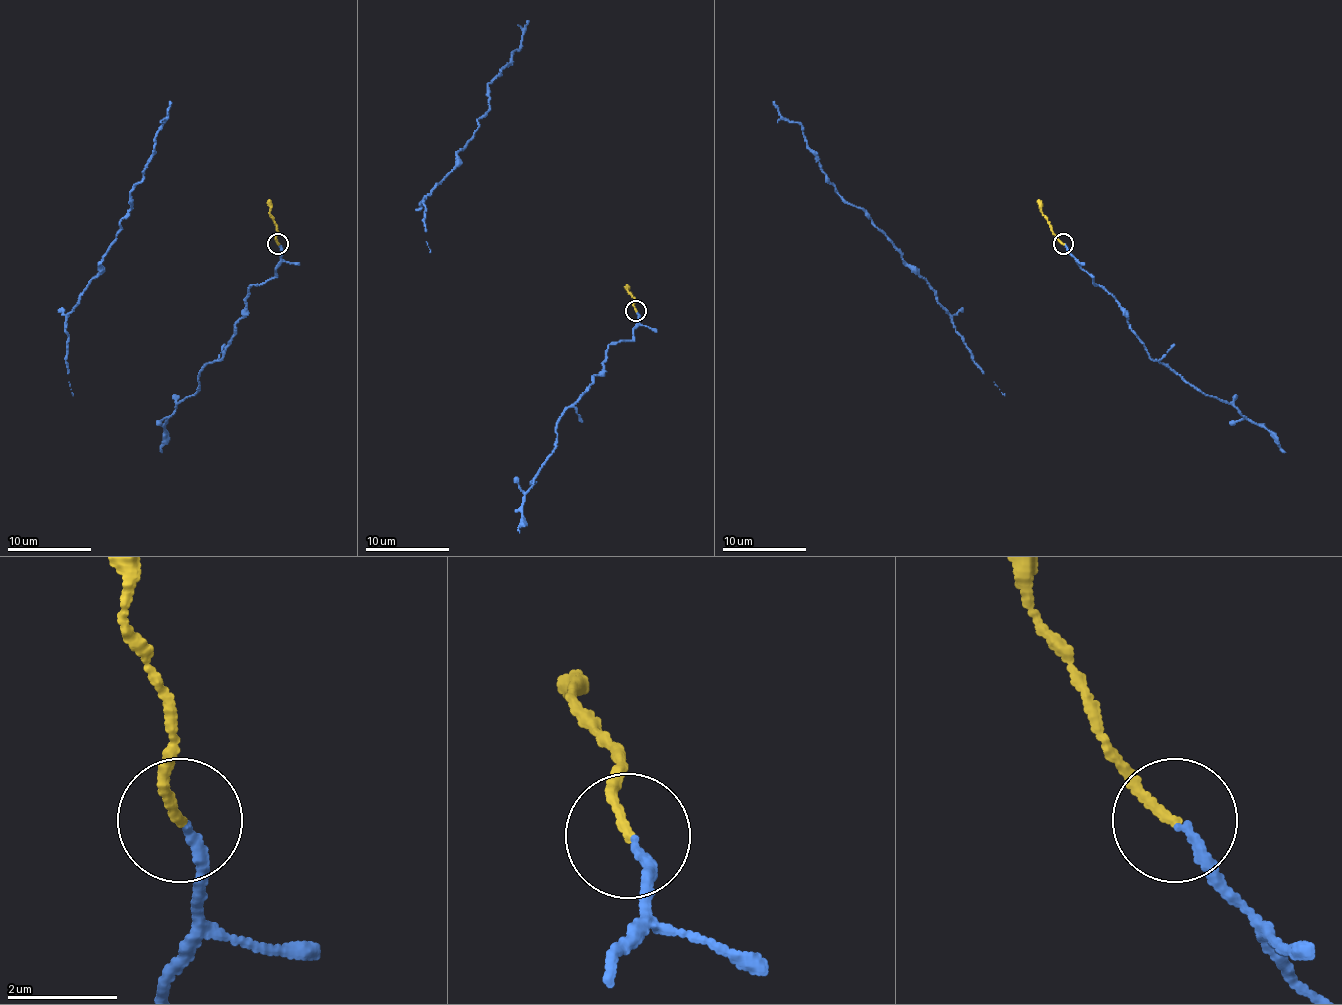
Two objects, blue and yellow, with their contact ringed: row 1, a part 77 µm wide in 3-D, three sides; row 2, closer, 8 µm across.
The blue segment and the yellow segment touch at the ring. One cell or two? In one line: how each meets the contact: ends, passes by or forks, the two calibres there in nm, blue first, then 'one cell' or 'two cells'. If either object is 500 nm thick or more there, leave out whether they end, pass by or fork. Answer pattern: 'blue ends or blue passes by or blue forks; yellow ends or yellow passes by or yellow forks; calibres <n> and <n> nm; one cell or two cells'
blue ends; yellow ends; calibres 170 and 160 nm; one cell

